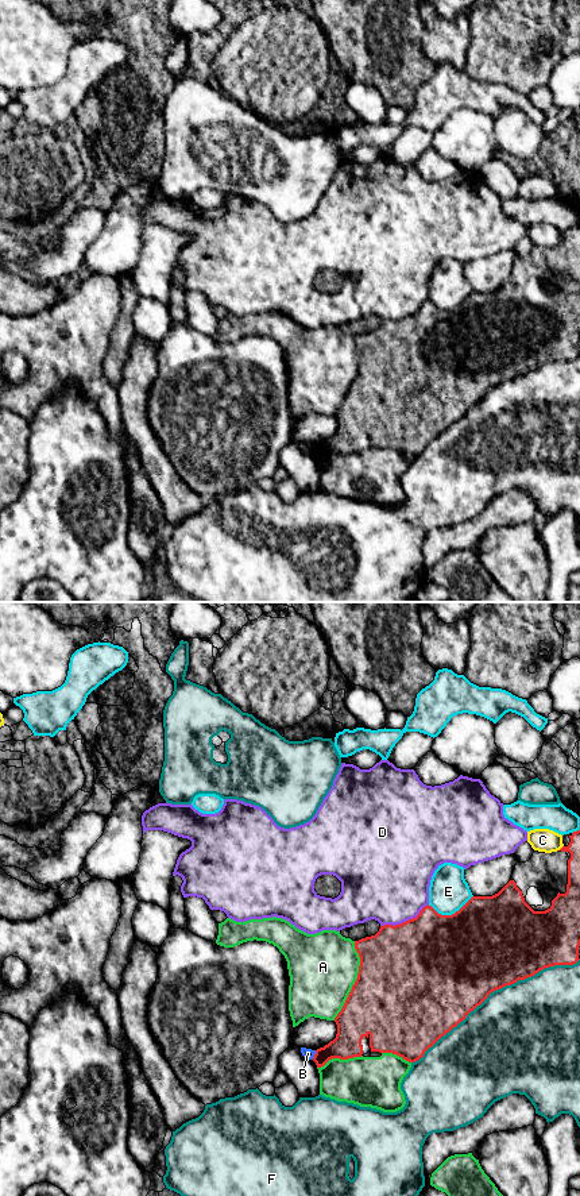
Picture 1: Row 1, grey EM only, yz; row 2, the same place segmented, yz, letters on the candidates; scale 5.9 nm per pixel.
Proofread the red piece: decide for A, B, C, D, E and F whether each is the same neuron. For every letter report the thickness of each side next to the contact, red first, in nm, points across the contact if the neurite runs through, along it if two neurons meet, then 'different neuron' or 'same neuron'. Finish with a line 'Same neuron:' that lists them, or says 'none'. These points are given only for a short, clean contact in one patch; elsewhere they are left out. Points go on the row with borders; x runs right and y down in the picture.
A: 500/420 nm | different neuron
B: 160/60 nm | along yz (316, 1050), (312, 1058) | different neuron
C: 80/140 nm | different neuron
D: 500/460 nm | different neuron
E: 500/240 nm | different neuron
F: 500/480 nm | different neuron
Same neuron: none

